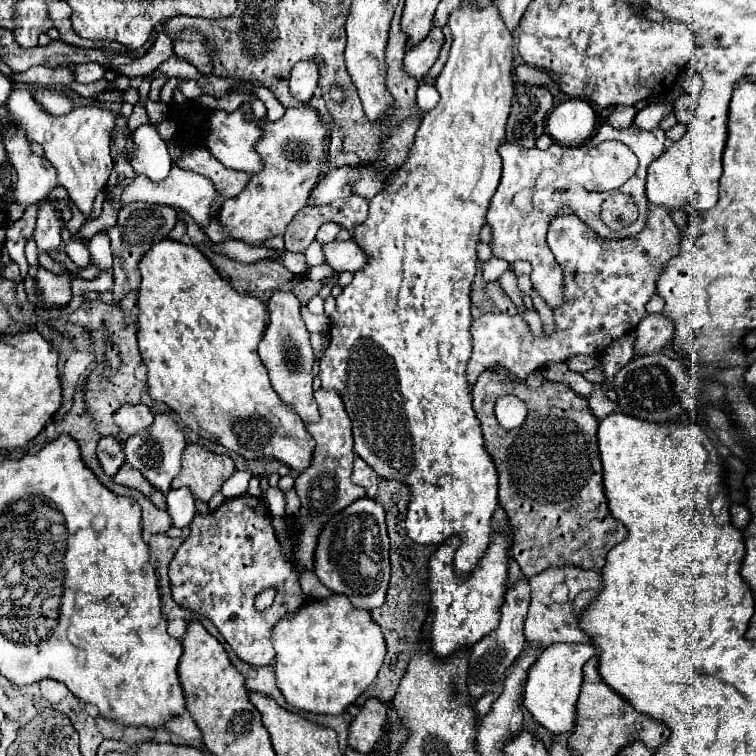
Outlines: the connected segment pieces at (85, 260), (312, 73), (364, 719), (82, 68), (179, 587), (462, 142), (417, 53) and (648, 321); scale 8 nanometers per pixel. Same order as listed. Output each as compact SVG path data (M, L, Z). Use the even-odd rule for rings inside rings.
M81 240L69 242L69 244L65 246L65 254L67 254L79 268L85 268L85 266L89 264L89 250L87 250L87 246L85 246Z
M313 60L297 62L291 70L291 80L289 80L289 90L293 98L297 98L303 104L309 104L309 100L317 90L317 80L319 80L319 68Z
M369 698L363 706L353 724L349 726L349 746L361 754L369 754L383 734L383 726L387 724L387 706L377 700Z
M89 62L89 64L79 64L77 70L75 70L75 78L77 82L97 82L101 78L105 78L105 68L101 64L95 64L95 62Z
M239 496L225 500L215 512L209 512L207 516L195 516L191 522L191 534L177 550L173 562L169 564L169 580L171 580L171 592L173 600L189 610L195 610L199 614L205 614L213 620L213 624L219 628L223 638L229 642L229 646L235 650L235 654L253 666L269 666L275 658L275 650L271 644L271 630L273 626L289 612L299 610L305 604L305 596L301 592L297 574L293 572L293 566L287 562L285 554L281 552L281 544L277 540L277 534L269 522L271 514L261 498L253 496ZM267 588L277 588L277 596L269 608L263 612L255 610L255 598Z
M463 2L459 8L455 8L449 16L449 28L453 32L453 44L449 50L449 58L435 80L435 88L441 94L439 104L425 114L417 134L415 142L409 150L407 162L391 174L391 184L385 192L377 194L373 200L369 200L369 216L367 220L355 228L355 240L367 250L369 262L355 272L355 278L349 286L345 286L343 294L337 296L337 308L331 314L331 344L325 350L321 358L321 384L325 390L335 390L345 404L345 410L353 422L353 438L355 438L355 454L363 458L381 478L387 480L399 480L413 488L413 498L409 504L405 528L411 540L419 544L441 544L449 536L459 534L461 536L461 548L455 554L455 570L459 574L467 574L473 570L481 554L485 552L489 544L489 532L491 532L491 516L497 506L497 472L493 466L493 460L489 458L485 446L483 446L483 434L479 428L479 420L475 416L475 410L471 406L471 384L467 382L467 364L471 358L471 282L477 272L477 244L479 244L479 232L487 224L487 208L489 202L499 186L501 178L501 156L497 148L501 146L501 140L505 140L505 124L511 112L511 100L513 100L513 32L505 26L503 18L499 16L499 10L495 2L491 2L485 8L475 6L473 2Z
M431 28L431 32L427 34L425 40L421 40L415 46L409 46L405 52L407 74L421 80L427 74L427 70L435 64L443 42L445 42L443 32L439 28Z
M649 314L635 328L637 334L635 350L639 354L653 354L661 350L673 338L673 328L675 328L673 320L667 318L665 314Z

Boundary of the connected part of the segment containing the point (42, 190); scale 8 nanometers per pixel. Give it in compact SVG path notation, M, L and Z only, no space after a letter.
M3 130L5 148L9 154L9 162L17 170L17 184L13 186L13 200L19 204L33 204L47 194L51 194L57 184L57 170L49 164L47 158L33 156L29 150L29 140L19 130Z

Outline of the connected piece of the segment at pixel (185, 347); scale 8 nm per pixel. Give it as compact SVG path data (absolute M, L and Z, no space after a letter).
M171 238L157 242L139 260L139 272L143 280L137 292L137 340L143 364L147 366L151 400L169 406L185 428L245 458L271 456L291 466L297 474L309 466L315 448L313 436L305 430L295 410L279 400L267 378L267 368L257 354L257 344L267 322L265 304L255 296L237 292L193 244Z

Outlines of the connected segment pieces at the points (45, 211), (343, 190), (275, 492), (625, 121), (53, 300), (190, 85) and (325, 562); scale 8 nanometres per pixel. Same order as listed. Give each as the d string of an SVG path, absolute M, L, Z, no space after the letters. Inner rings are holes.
M45 202L39 208L33 240L37 242L37 248L41 252L51 252L51 250L61 246L61 228L63 228L63 222L59 220L57 210L59 208L53 202Z
M341 166L341 168L335 168L329 174L321 176L313 188L313 206L325 206L339 198L351 196L349 178L353 176L353 170L355 168L351 168L351 166Z
M269 488L267 490L267 502L269 502L269 508L271 508L271 514L273 516L284 515L286 506L285 494L279 488Z
M615 106L615 110L609 116L609 124L617 128L629 128L633 124L635 114L637 114L635 106Z
M39 268L37 272L37 282L41 286L41 302L43 306L49 310L49 308L65 308L71 298L73 298L73 292L71 292L71 282L75 280L75 276L71 272L63 272L63 274L53 274L51 270L47 268Z
M191 80L179 82L179 90L183 92L183 96L185 96L187 100L193 100L195 96L201 96L201 94L203 94L203 90L201 90L195 82L191 82Z
M371 498L355 500L351 506L335 514L321 532L315 554L317 578L337 594L345 594L353 606L375 610L385 604L391 578L389 538L385 528L385 510Z

